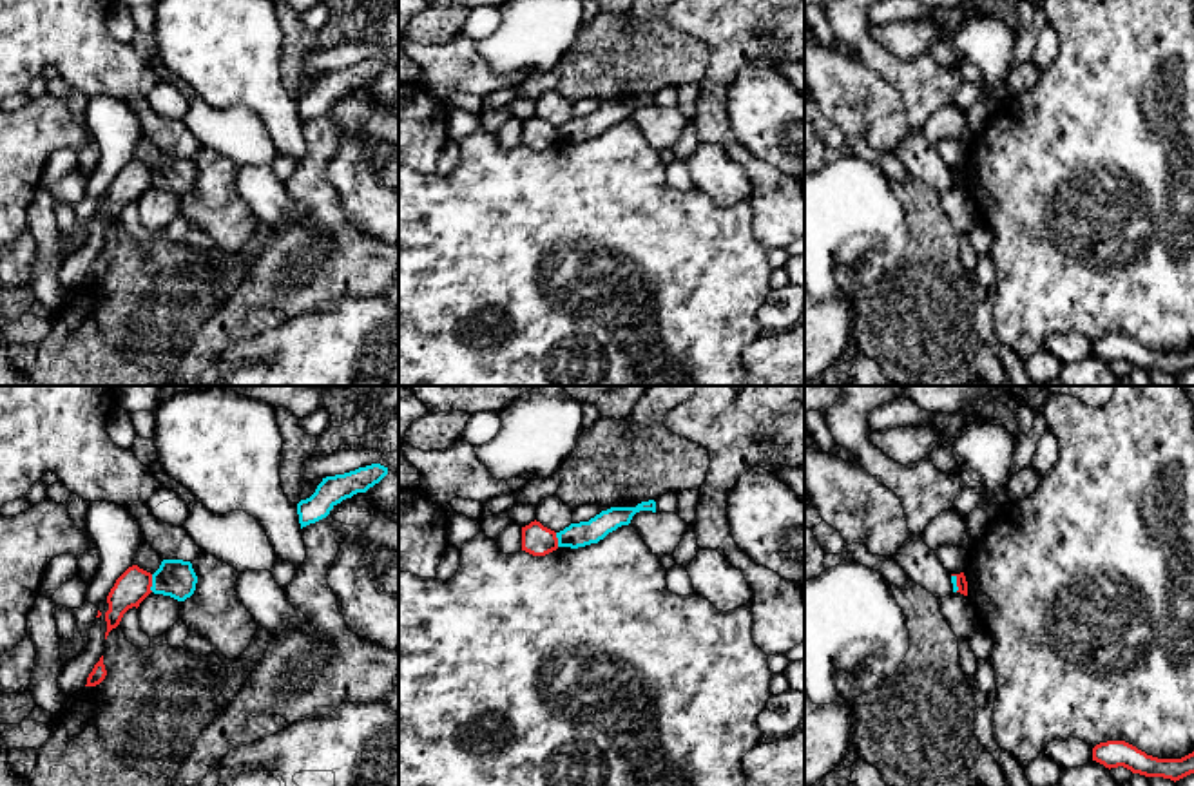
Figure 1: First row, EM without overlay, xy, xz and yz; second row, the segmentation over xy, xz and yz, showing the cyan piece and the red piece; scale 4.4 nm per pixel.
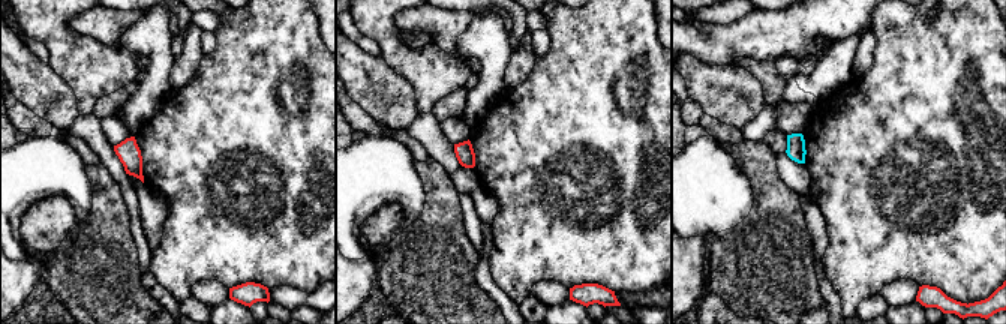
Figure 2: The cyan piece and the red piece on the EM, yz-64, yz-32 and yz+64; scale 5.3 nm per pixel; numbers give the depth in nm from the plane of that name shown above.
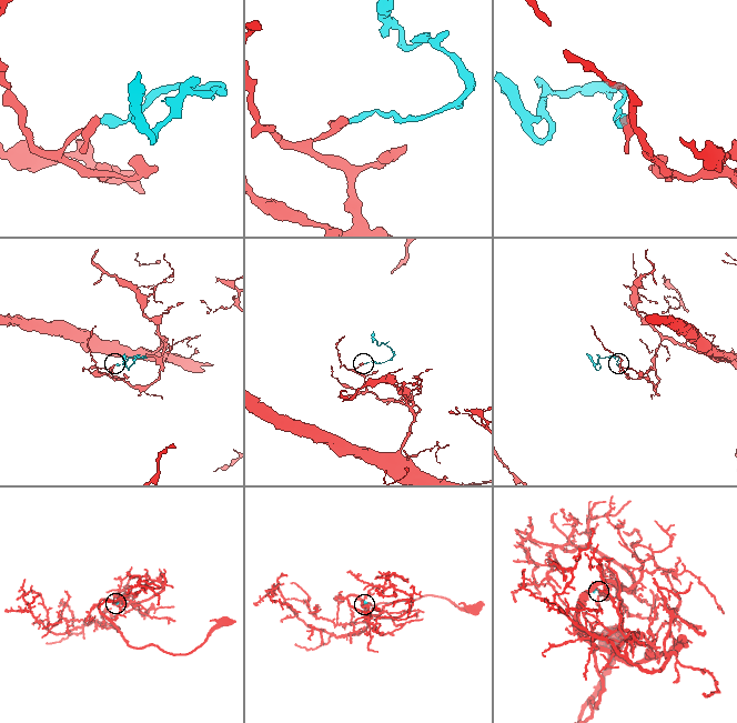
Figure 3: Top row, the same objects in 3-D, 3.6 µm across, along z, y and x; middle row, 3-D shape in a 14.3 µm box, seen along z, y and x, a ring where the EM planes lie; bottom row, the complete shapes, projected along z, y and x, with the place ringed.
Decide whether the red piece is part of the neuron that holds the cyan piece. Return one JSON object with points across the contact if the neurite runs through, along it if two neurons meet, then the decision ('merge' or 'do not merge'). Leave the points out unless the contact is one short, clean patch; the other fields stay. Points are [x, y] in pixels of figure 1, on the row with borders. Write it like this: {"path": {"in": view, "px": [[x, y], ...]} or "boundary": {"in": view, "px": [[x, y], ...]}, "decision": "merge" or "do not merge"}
{"boundary": {"in": "xy", "px": [[153, 575], [151, 591]]}, "decision": "do not merge"}

